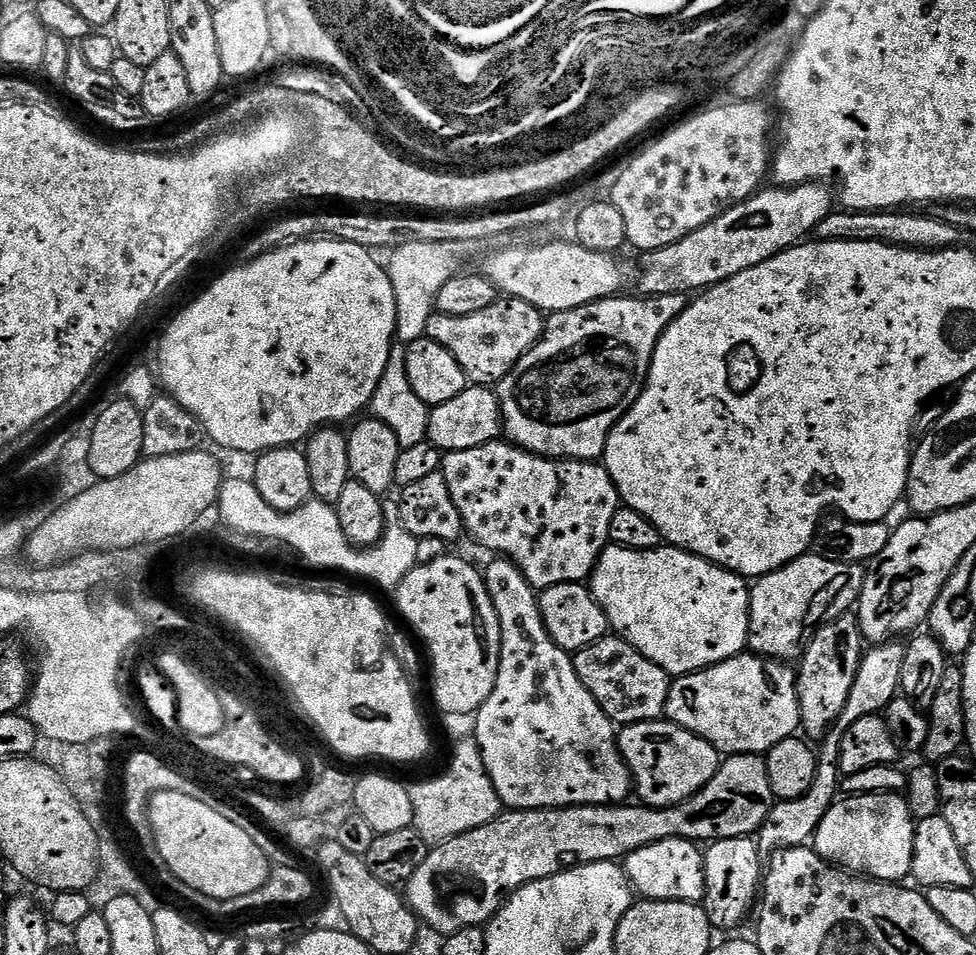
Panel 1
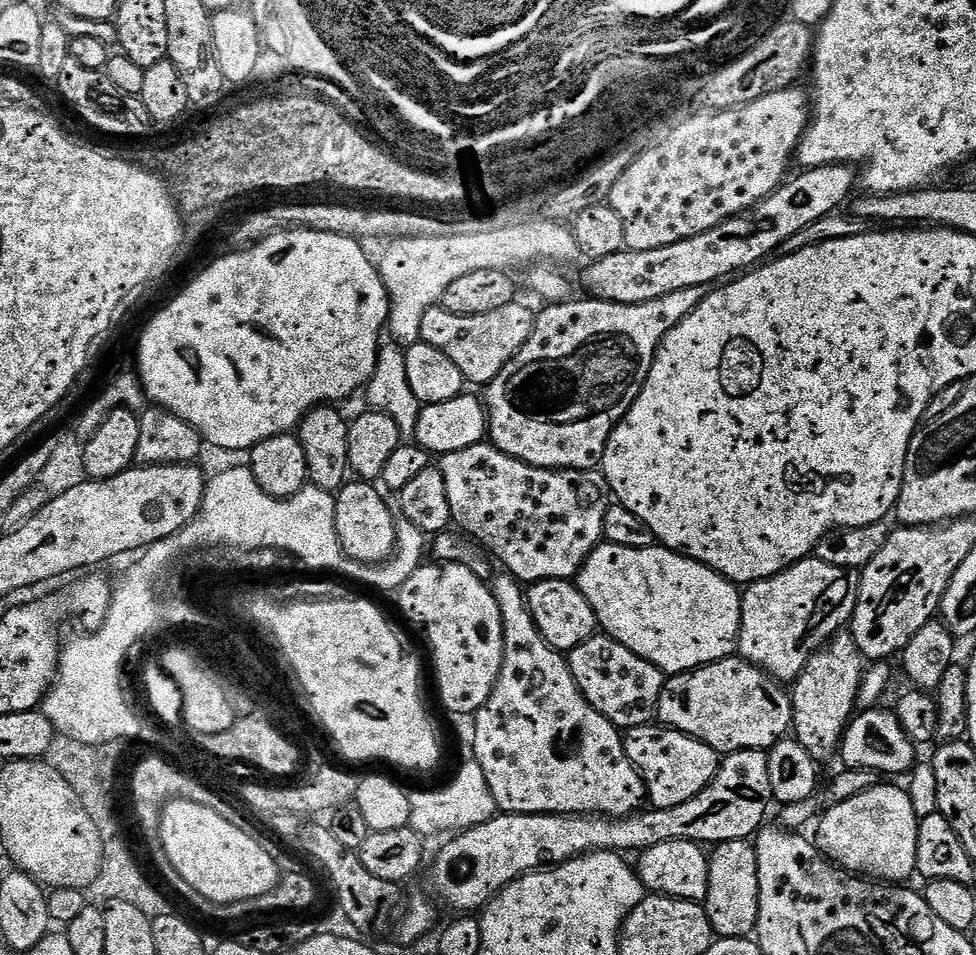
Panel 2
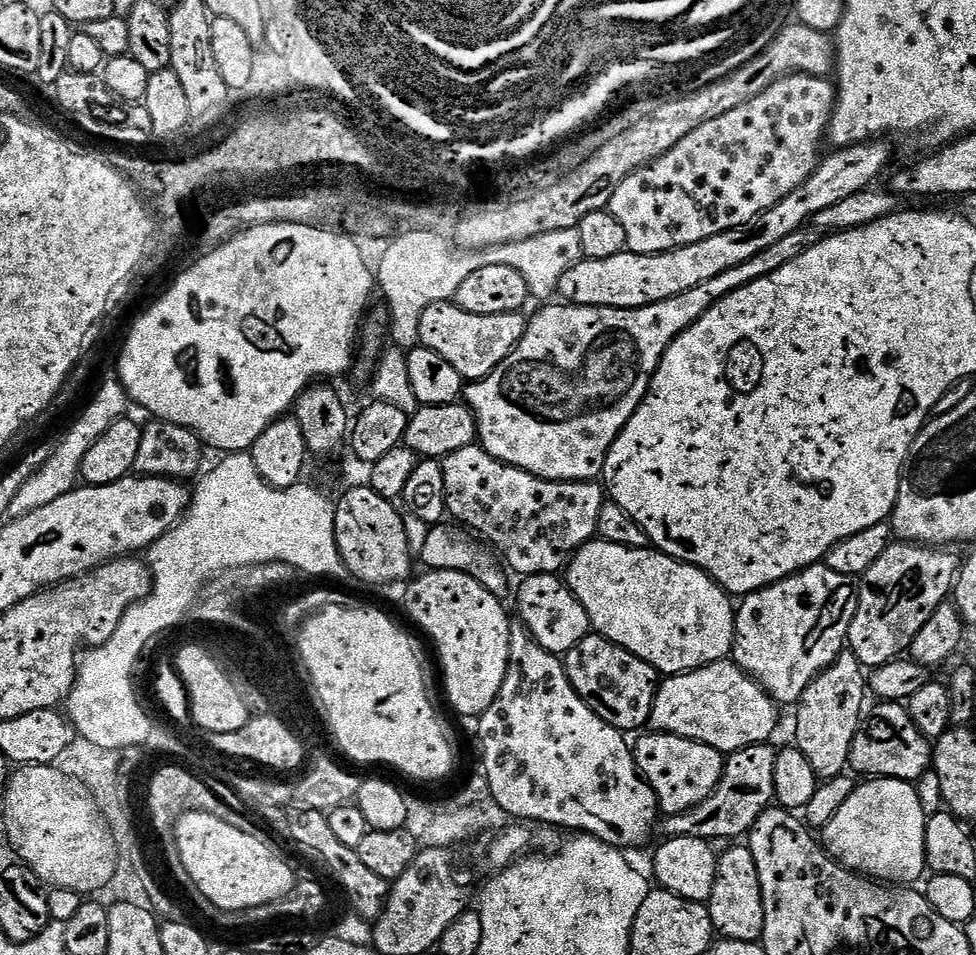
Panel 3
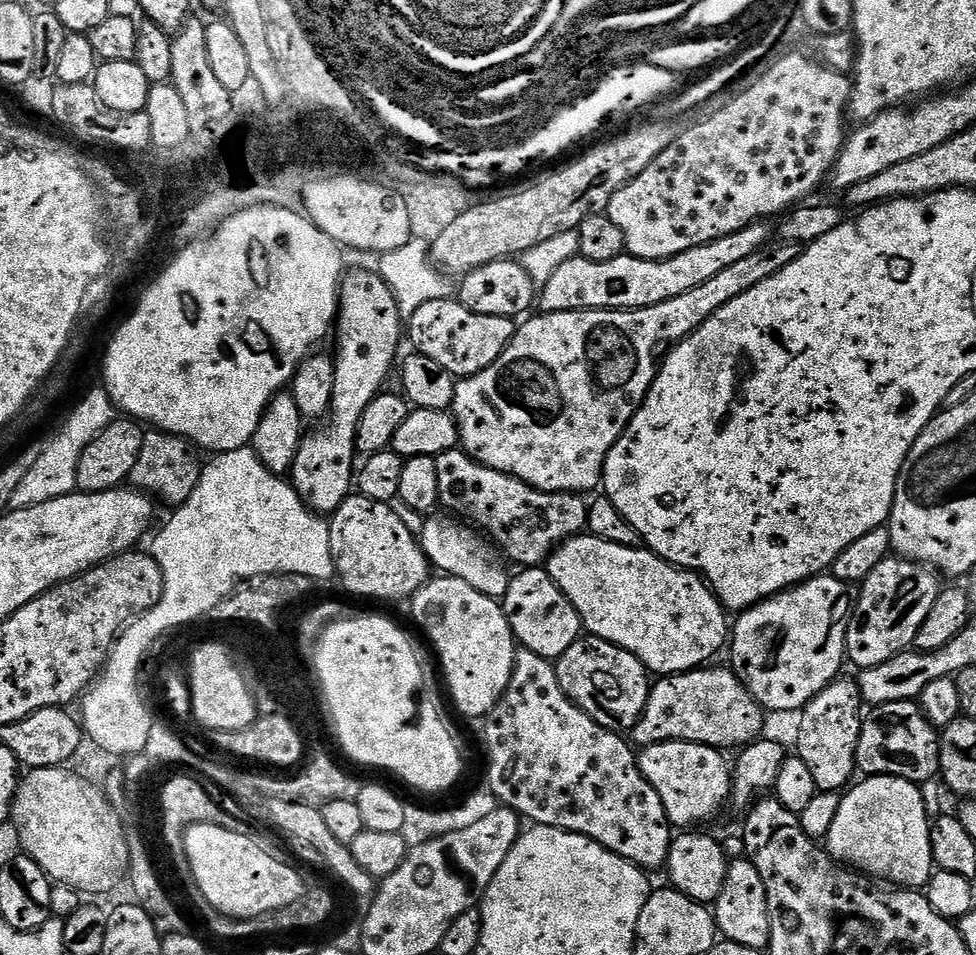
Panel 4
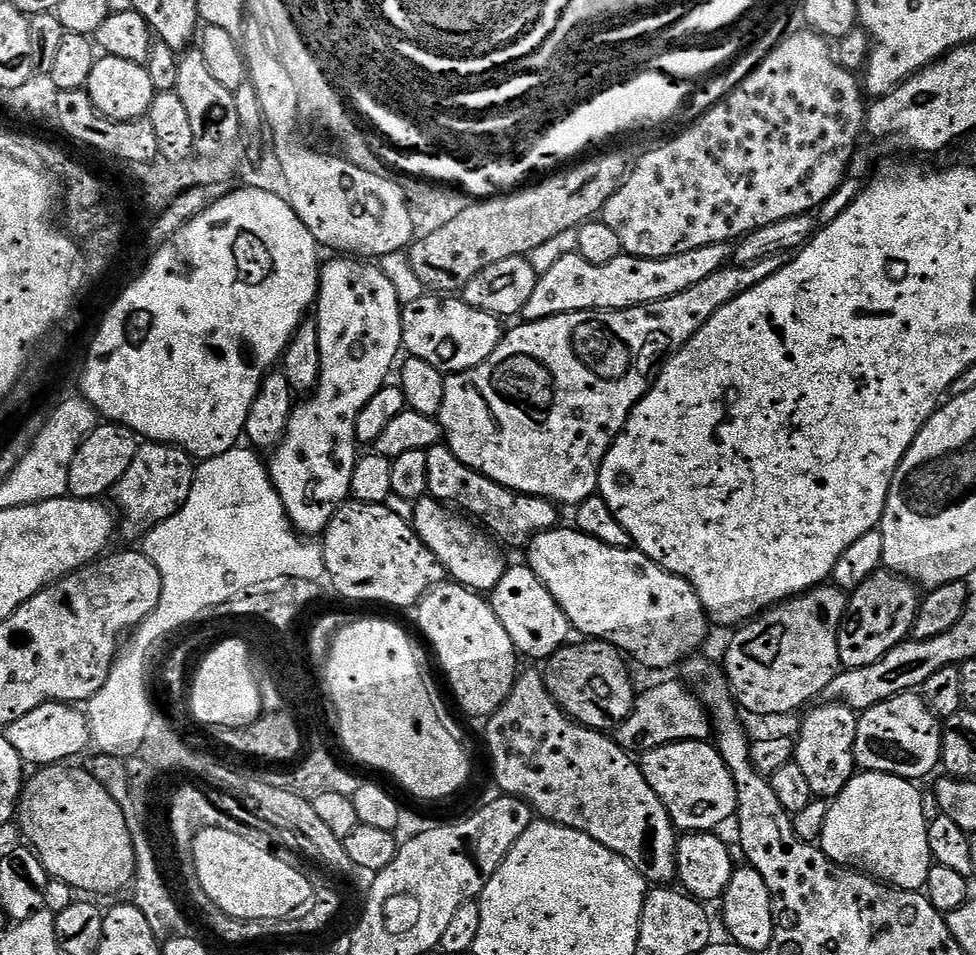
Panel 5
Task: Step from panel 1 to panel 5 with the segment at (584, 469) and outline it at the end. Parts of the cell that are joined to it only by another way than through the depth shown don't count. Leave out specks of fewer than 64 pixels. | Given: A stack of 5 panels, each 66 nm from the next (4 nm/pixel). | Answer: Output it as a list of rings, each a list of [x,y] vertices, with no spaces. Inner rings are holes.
[[[447,443],[435,444],[428,449],[427,454],[428,496],[433,500],[439,500],[441,504],[447,504],[467,514],[473,521],[479,522],[493,537],[498,538],[501,545],[509,549],[510,547],[523,549],[531,544],[539,532],[557,527],[558,508],[551,500],[512,492],[506,486],[486,478],[486,474],[478,470],[470,470],[466,462],[458,462],[458,458],[454,458]]]

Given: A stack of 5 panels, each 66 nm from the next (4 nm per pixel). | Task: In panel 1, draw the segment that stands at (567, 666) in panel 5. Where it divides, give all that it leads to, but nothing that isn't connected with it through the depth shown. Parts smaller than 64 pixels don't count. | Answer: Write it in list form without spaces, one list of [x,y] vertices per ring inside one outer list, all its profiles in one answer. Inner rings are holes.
[[[609,634],[603,640],[586,646],[572,656],[572,661],[578,670],[578,678],[582,678],[582,686],[594,694],[598,706],[602,706],[613,725],[641,724],[664,716],[666,698],[672,685],[668,672],[650,662],[650,658],[638,654],[634,646],[619,636]]]

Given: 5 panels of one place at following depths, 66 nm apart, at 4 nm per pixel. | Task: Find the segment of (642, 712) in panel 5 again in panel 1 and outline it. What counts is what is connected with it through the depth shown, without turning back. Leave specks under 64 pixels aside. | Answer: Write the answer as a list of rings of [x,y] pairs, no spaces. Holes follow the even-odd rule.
[[[741,654],[721,664],[678,676],[666,698],[664,716],[701,736],[725,757],[766,754],[801,731],[797,669],[791,663]]]

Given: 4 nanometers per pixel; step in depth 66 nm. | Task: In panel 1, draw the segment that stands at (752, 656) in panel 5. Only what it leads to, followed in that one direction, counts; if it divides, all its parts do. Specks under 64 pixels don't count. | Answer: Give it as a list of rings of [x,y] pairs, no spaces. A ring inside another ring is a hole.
[[[805,554],[759,577],[750,588],[748,648],[761,658],[799,661],[817,628],[853,611],[860,599],[865,571],[862,564],[830,562],[821,556]]]

